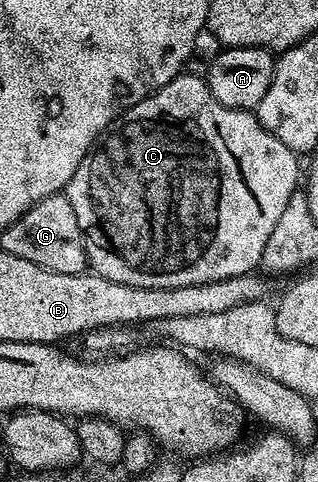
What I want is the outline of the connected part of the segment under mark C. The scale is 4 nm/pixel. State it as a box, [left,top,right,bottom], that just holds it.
[65,71,301,287]

